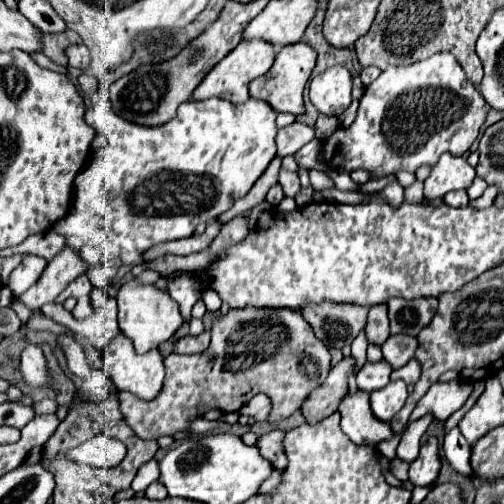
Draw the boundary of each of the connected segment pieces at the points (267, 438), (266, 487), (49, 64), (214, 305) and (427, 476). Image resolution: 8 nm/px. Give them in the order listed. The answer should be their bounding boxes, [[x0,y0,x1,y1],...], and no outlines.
[[257,429,287,469],[258,470,284,494],[31,51,67,73],[203,289,223,313],[409,437,441,487]]

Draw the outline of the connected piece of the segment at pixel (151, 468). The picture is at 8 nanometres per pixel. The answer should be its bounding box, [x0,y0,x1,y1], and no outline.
[131,459,159,493]

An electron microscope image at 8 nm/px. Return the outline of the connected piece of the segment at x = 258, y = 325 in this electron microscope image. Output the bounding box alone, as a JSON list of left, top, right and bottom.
[119,307,331,439]

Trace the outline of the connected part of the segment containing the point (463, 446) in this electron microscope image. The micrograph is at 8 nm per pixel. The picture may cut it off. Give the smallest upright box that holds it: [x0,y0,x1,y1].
[443,427,471,475]

